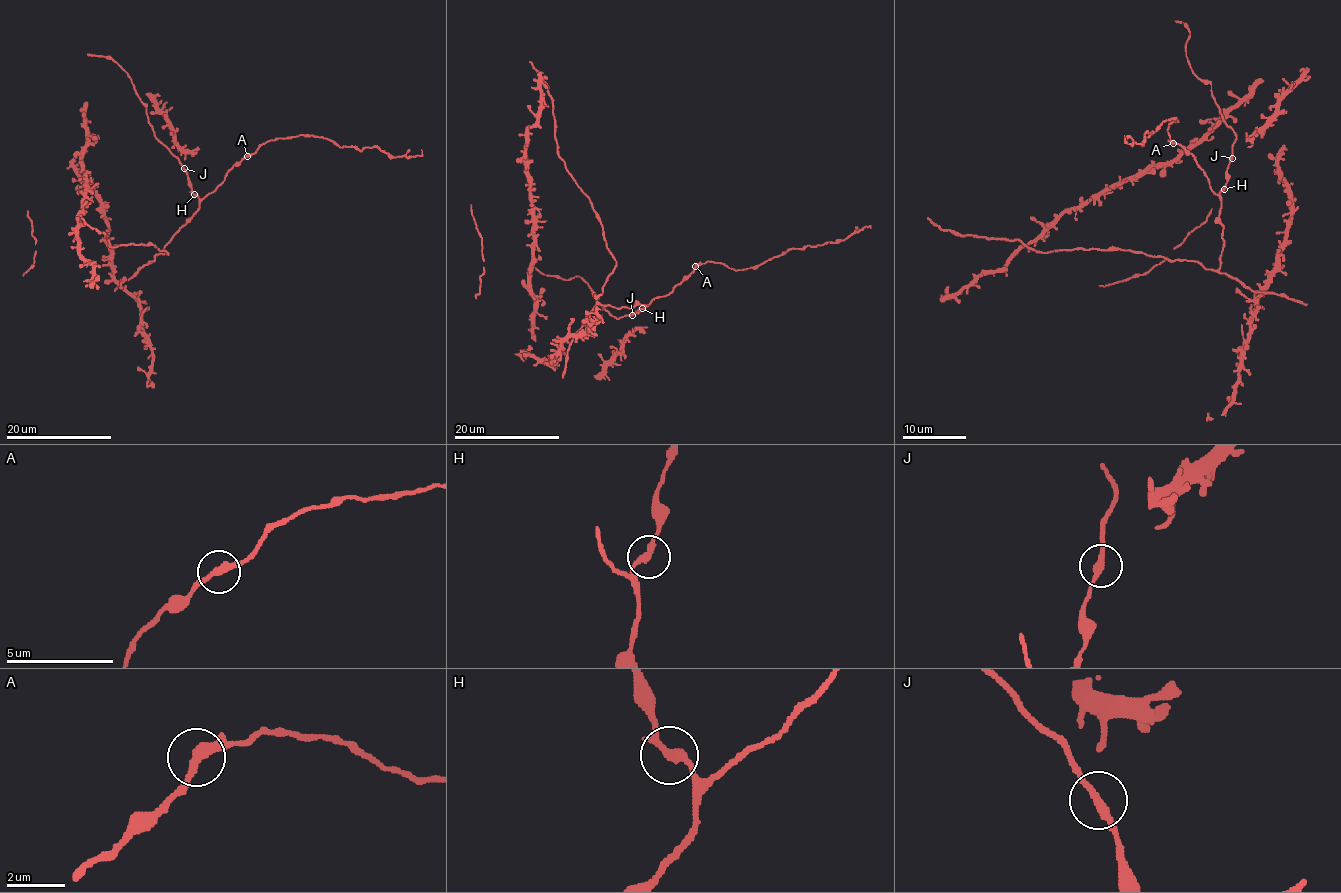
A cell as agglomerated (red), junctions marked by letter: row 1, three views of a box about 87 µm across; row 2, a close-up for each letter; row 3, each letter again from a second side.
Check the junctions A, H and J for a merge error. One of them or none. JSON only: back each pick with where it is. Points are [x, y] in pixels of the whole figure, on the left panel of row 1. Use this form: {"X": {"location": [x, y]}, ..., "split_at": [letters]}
{"split_at": []}

